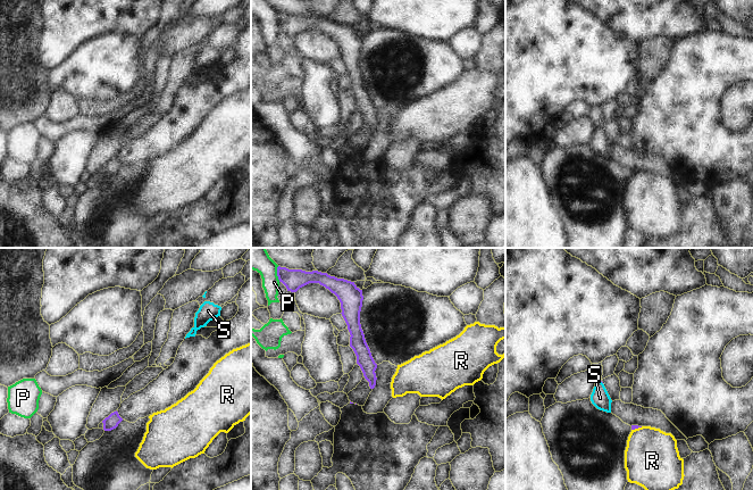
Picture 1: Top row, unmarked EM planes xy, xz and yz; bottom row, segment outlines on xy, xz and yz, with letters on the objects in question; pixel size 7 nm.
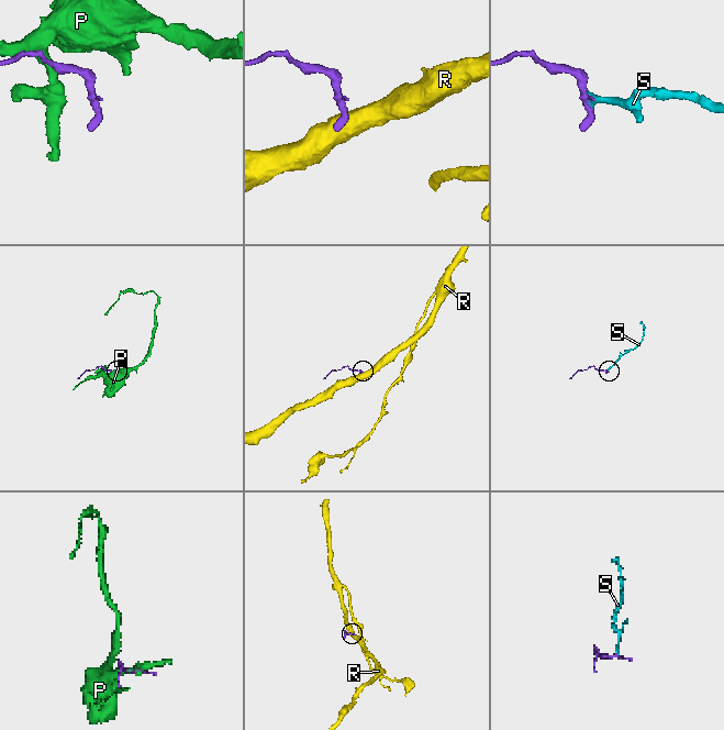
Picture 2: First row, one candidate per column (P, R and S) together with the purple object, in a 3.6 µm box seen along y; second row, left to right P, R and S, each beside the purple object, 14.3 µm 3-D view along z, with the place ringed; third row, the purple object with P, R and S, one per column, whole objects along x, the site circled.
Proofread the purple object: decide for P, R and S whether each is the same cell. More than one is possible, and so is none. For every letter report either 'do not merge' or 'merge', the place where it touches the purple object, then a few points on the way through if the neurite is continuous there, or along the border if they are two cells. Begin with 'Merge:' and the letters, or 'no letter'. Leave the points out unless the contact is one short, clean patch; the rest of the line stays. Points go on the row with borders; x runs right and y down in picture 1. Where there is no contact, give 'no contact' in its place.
Merge: S
P: do not merge | xz (277, 274) | along xz (277, 266), (277, 279), (279, 281)
R: do not merge | yz (636, 428) | along yz (642, 426), (632, 430)
S: merge | no contact

